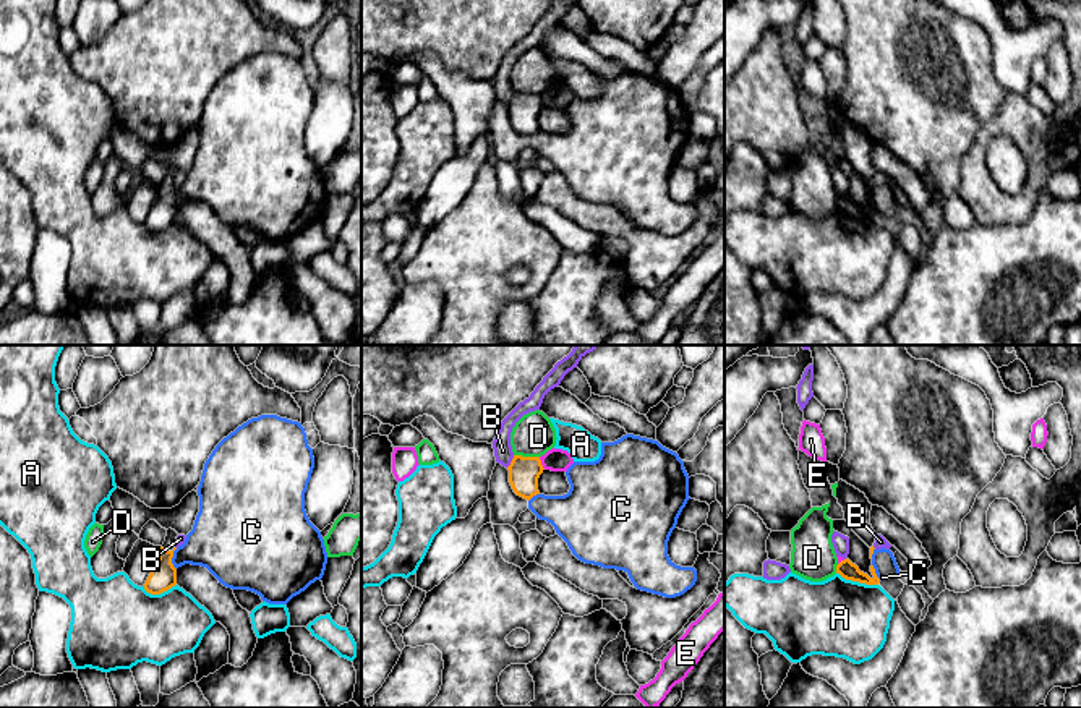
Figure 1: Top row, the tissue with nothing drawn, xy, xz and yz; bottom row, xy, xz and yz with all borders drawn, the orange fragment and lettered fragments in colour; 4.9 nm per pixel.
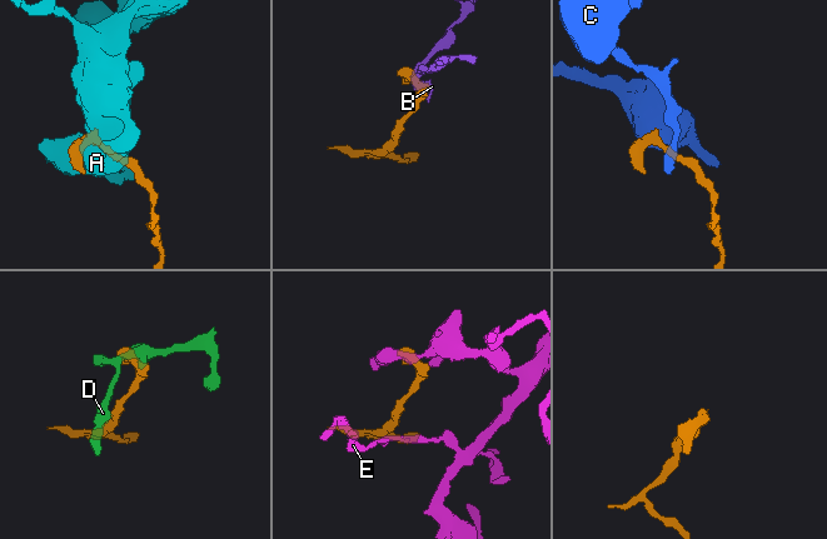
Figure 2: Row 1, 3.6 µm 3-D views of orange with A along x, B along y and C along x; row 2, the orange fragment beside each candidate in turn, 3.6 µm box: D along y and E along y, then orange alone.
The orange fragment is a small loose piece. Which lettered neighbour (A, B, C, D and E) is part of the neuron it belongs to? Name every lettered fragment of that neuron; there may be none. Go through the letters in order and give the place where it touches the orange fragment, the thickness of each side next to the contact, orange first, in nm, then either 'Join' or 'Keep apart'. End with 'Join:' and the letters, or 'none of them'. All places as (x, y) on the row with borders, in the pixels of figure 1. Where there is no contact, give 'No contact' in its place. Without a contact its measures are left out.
A: Touches orange at yz (858, 580). Thickness 90 nm (orange) against 380 nm. Keep apart
B: Touches orange at xz (511, 462). Thickness 160 nm (orange) against 100 nm. Keep apart
C: Touches orange at xy (170, 559). Thickness 140 nm (orange) against 280 nm. Keep apart
D: Touches orange at xz (527, 457). Thickness 160 nm (orange) against 220 nm. Keep apart
E: Touches orange at xz (540, 464). Thickness 160 nm (orange) against 110 nm. Keep apart
Join: none of them

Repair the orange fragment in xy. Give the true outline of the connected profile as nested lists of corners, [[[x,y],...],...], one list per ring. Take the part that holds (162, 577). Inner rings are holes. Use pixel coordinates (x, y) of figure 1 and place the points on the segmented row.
[[[169,528],[164,544],[159,546],[159,559],[144,583],[151,595],[160,595],[177,585],[177,569],[172,564],[177,536],[178,533]]]

